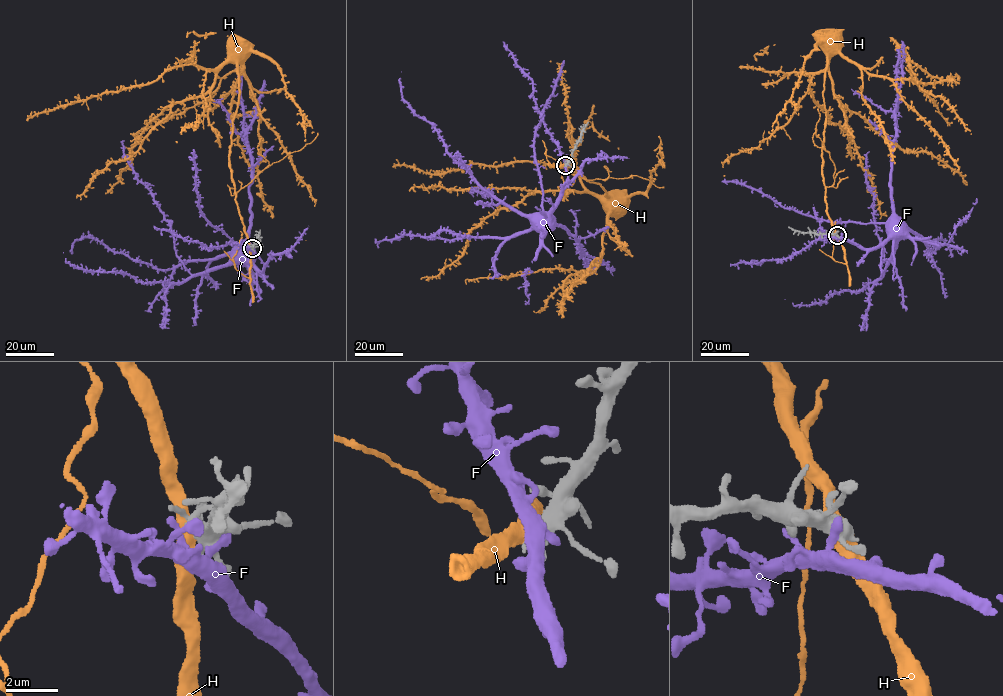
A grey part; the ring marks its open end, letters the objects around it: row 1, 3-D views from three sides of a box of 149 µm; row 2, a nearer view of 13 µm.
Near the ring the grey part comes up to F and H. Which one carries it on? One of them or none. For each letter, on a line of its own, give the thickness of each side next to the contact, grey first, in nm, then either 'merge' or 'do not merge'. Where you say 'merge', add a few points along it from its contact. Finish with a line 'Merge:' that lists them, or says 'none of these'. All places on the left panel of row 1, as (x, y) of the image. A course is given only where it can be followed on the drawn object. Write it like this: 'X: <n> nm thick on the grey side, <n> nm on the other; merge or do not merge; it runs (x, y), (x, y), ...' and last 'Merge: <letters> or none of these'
F: 440 nm thick on the grey side, 480 nm on the other; do not merge
H: 400 nm thick on the grey side, 550 nm on the other; do not merge
Merge: none of these

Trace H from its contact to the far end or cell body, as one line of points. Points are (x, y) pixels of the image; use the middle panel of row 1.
H: (565, 164), (609, 197), (601, 261), (593, 271), (569, 289), (569, 276), (594, 267), (466, 284)

